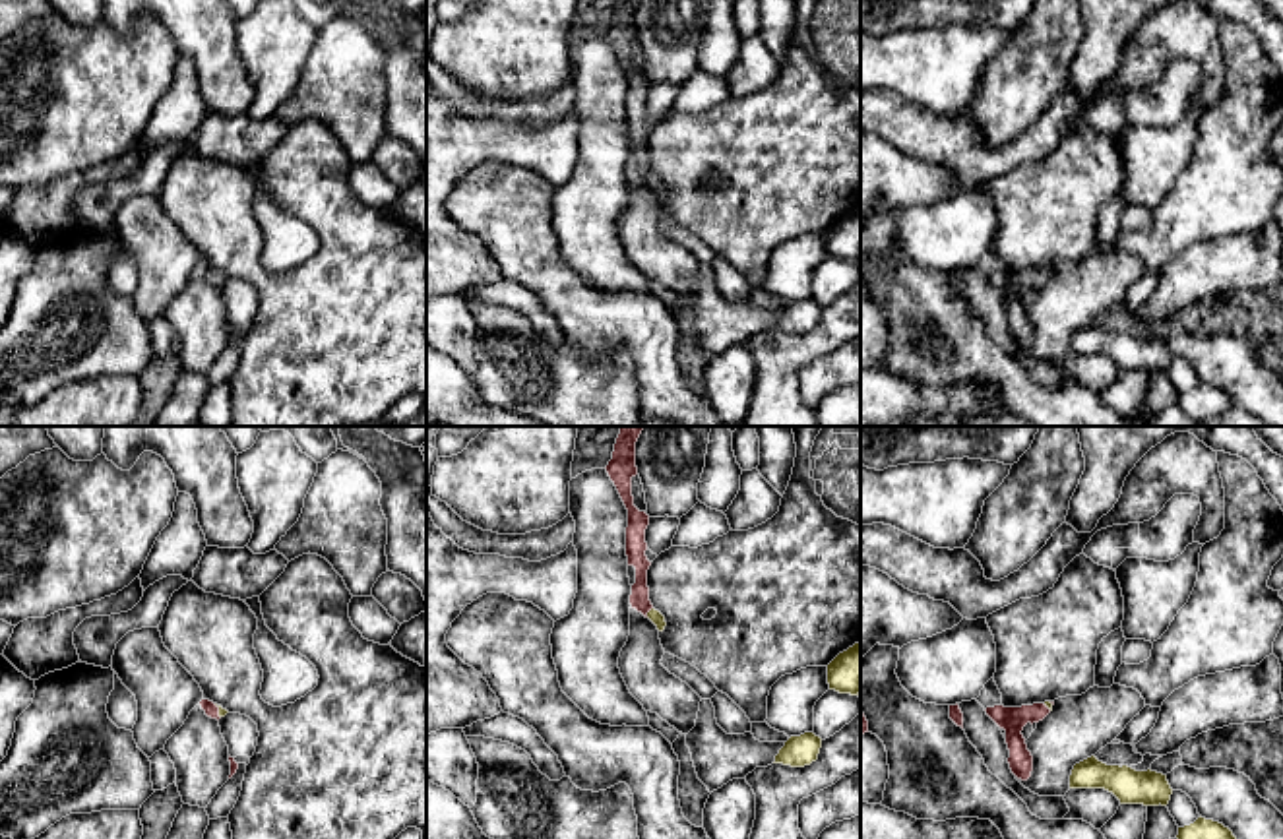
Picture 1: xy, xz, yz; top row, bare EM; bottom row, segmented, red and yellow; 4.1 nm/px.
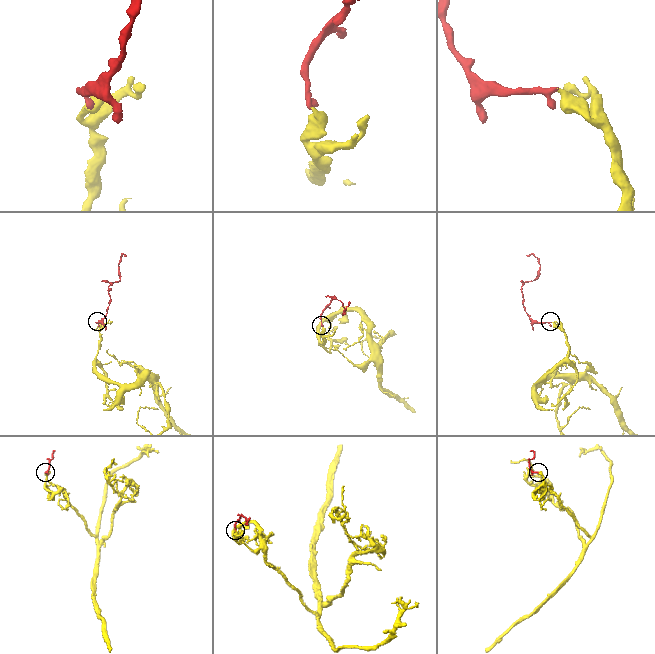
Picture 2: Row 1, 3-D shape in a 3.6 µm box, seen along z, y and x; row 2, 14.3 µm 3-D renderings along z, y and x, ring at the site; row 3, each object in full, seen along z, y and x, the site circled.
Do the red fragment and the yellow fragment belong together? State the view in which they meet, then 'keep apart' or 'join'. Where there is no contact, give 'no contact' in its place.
xz | join

